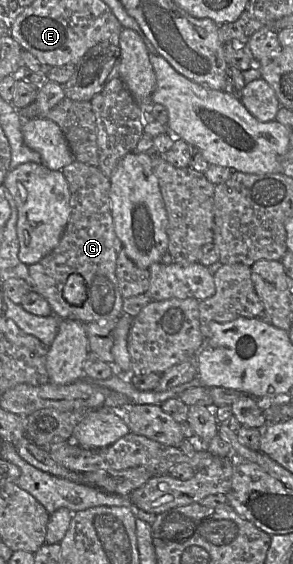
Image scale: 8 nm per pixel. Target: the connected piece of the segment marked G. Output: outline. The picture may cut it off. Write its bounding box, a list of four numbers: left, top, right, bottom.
[28,160,123,323]

